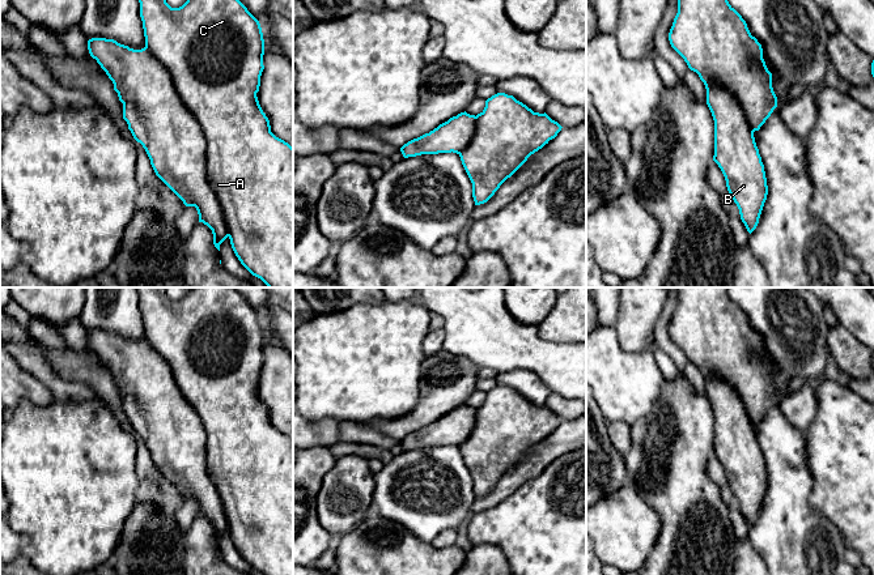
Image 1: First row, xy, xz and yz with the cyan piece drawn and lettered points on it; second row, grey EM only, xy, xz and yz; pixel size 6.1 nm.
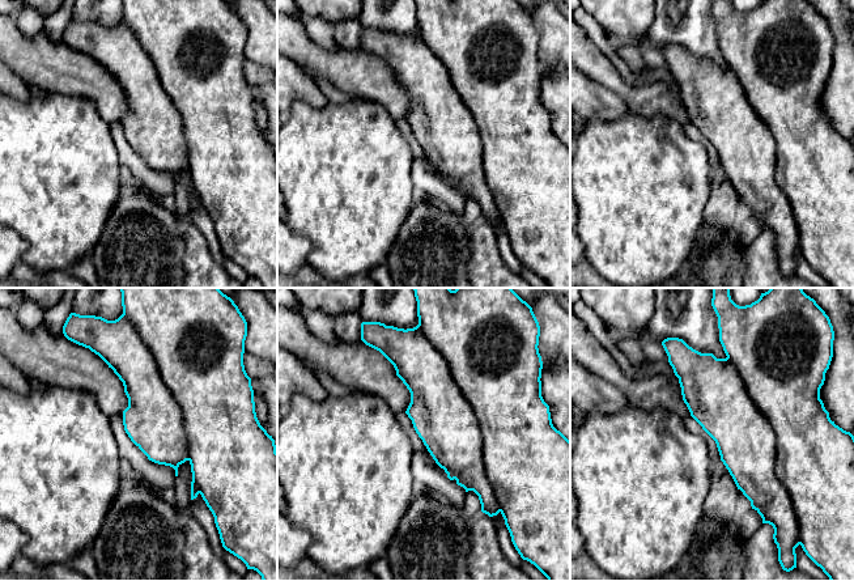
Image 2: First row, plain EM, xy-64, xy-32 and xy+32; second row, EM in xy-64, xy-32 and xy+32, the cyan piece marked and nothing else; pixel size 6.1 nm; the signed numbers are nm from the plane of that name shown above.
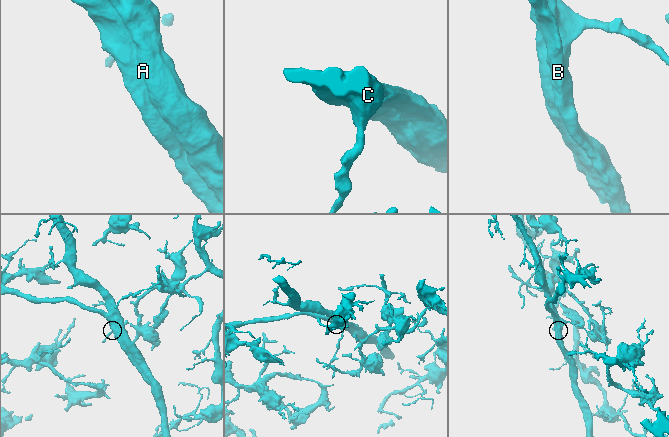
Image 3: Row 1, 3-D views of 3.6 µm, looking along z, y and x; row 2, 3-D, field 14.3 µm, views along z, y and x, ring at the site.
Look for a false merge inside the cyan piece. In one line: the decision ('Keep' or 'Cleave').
Keep

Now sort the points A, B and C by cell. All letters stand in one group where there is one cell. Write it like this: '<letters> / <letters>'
A B C

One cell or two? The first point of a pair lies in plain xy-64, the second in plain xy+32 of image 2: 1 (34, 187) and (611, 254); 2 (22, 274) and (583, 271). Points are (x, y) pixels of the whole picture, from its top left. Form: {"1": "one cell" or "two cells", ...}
{"1": "one cell", "2": "one cell"}

